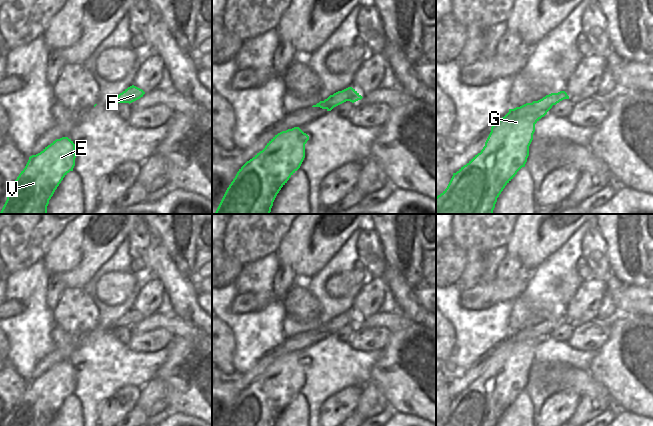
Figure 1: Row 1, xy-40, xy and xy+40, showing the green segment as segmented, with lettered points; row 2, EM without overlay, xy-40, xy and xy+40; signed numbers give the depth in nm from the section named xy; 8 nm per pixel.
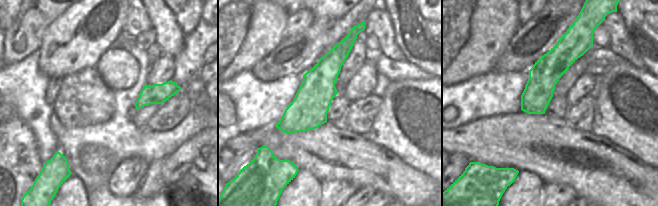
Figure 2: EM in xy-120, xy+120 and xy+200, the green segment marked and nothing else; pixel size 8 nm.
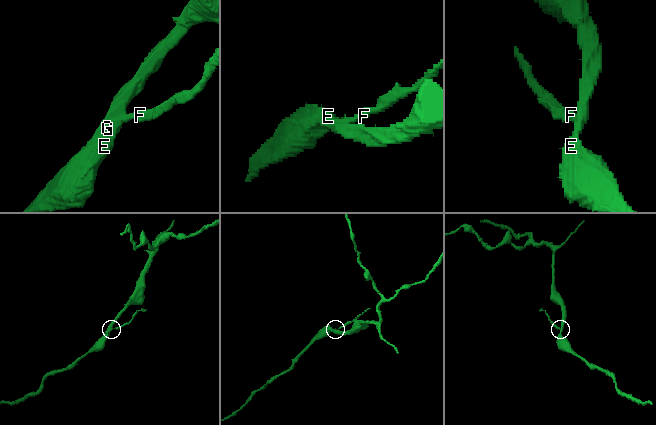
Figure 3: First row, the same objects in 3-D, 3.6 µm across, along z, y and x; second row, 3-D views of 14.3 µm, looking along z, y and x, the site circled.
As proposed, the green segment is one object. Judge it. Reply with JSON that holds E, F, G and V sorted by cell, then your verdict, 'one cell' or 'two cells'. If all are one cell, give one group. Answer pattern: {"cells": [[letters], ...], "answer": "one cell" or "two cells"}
{"cells": [["E", "G", "V"], ["F"]], "answer": "two cells"}

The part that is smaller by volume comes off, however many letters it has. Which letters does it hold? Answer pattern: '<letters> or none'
F

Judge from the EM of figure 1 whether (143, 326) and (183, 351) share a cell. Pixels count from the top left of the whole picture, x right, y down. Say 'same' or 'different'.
different

